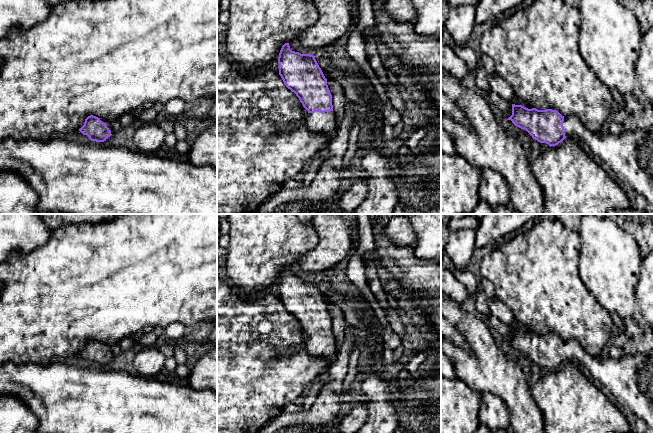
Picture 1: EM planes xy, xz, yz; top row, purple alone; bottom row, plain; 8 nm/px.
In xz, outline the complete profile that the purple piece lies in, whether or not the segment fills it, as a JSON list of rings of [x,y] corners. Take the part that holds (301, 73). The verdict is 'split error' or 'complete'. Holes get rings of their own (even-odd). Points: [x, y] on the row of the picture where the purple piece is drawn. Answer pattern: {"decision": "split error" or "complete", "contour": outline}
{"decision": "split error", "contour": [[[285,43],[279,53],[279,75],[308,111],[305,124],[313,133],[323,133],[332,142],[339,124],[335,118],[332,95],[315,56],[292,51]]]}

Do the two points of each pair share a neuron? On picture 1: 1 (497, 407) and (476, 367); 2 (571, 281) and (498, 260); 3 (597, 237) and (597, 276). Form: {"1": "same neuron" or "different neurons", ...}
{"1": "different neurons", "2": "same neuron", "3": "same neuron"}

